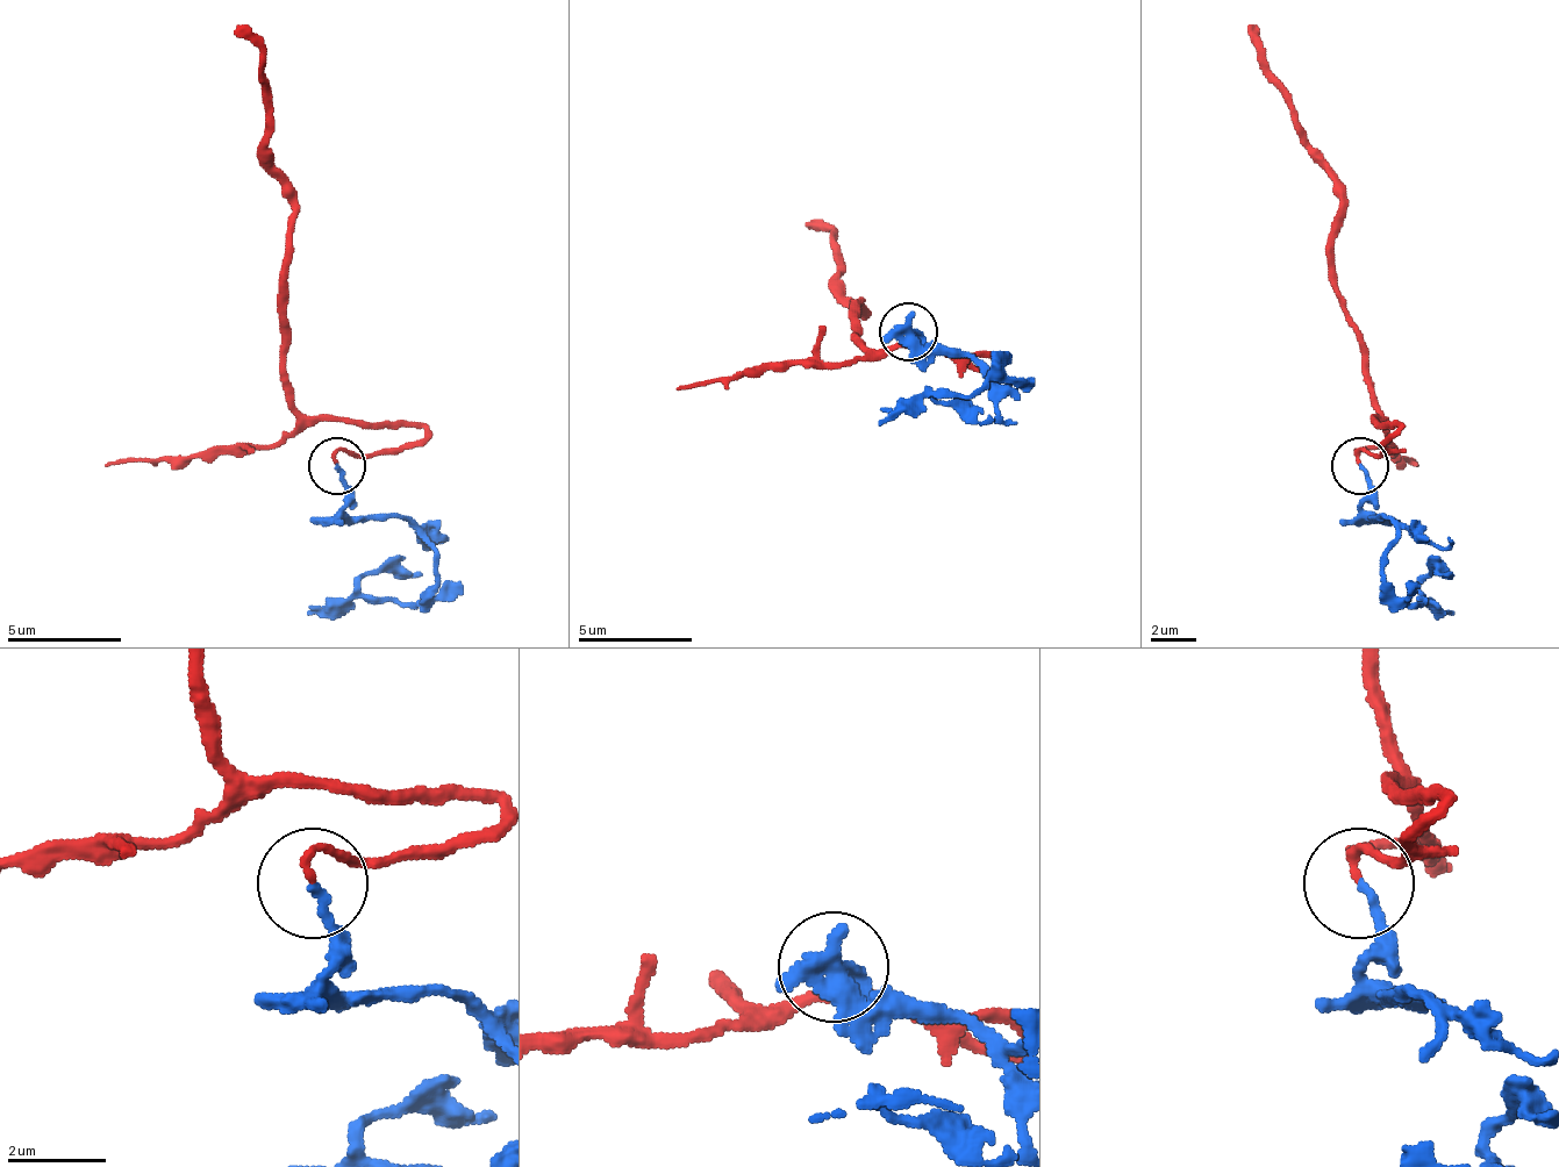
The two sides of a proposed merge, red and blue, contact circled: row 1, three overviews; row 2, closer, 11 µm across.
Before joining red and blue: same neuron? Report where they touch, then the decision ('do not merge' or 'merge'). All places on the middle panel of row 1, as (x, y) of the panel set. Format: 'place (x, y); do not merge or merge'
place (908, 331); merge

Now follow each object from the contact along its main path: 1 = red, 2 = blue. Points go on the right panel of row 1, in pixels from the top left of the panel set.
1: (1361, 464), (1361, 453), (1378, 453), (1395, 424), (1372, 419), (1361, 333), (1338, 293), (1338, 190), (1252, 23)
2: (1361, 464), (1384, 516), (1395, 528), (1384, 550), (1384, 585), (1401, 602), (1418, 602), (1436, 573), (1452, 573)

